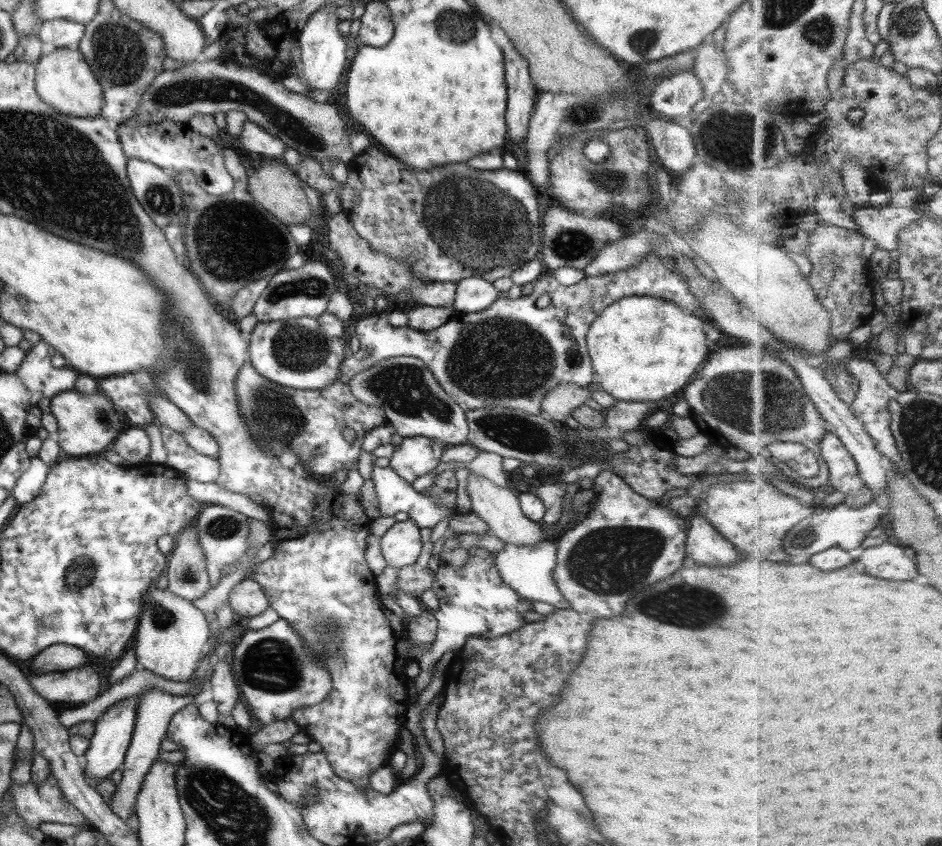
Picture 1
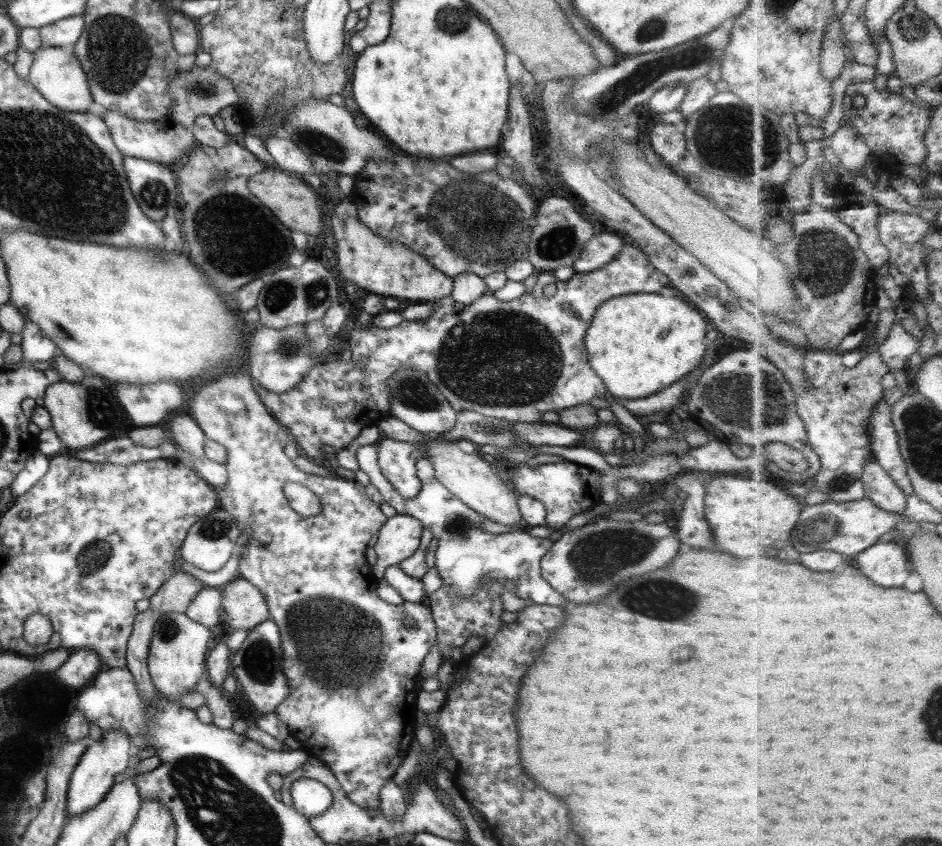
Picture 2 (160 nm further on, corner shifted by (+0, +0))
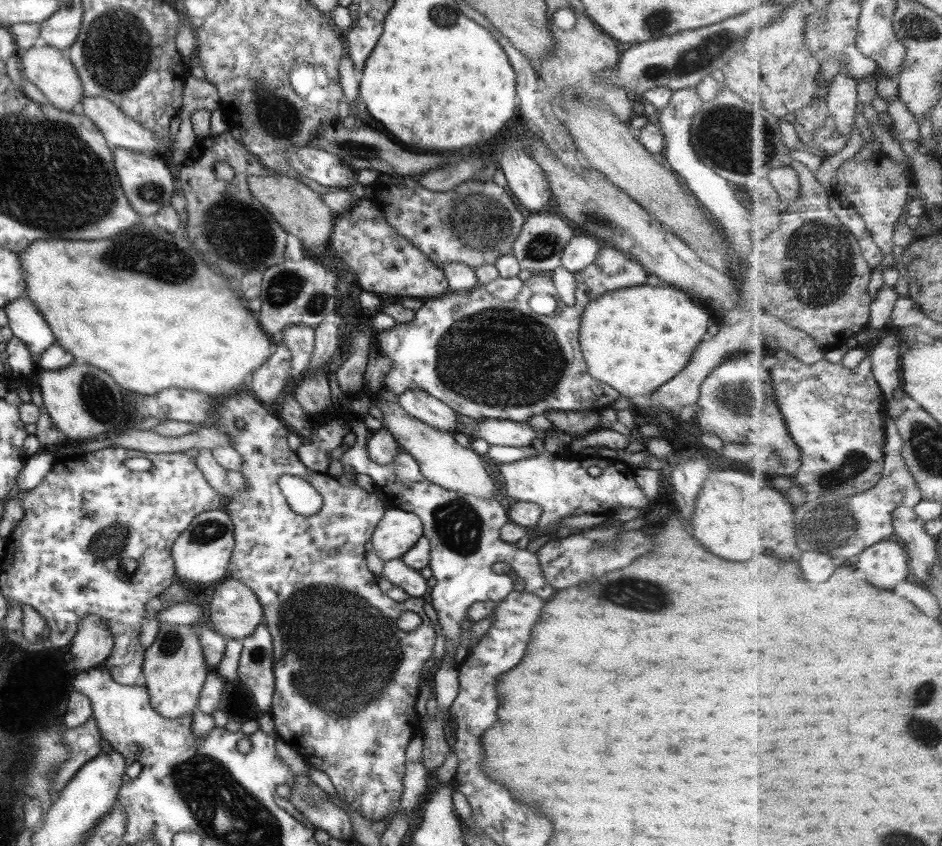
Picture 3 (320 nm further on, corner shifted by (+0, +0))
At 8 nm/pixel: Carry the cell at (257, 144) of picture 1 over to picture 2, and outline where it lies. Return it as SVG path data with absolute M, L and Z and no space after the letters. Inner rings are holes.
M278 135L265 140L264 146L279 171L293 174L298 178L305 174L315 175L315 171L311 170L307 156L291 140L283 139Z

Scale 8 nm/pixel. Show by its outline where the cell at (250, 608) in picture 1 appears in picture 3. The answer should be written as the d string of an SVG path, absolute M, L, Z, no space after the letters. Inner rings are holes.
M225 578L216 583L215 594L207 606L206 617L213 625L213 630L224 638L243 640L255 631L255 627L263 624L263 609L257 597L245 586L236 580Z

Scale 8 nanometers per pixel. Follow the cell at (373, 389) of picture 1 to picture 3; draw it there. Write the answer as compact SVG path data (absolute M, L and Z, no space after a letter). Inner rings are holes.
M410 388L398 395L398 405L403 412L420 420L441 432L455 432L458 430L455 412L446 404L433 398L428 392L418 388Z

